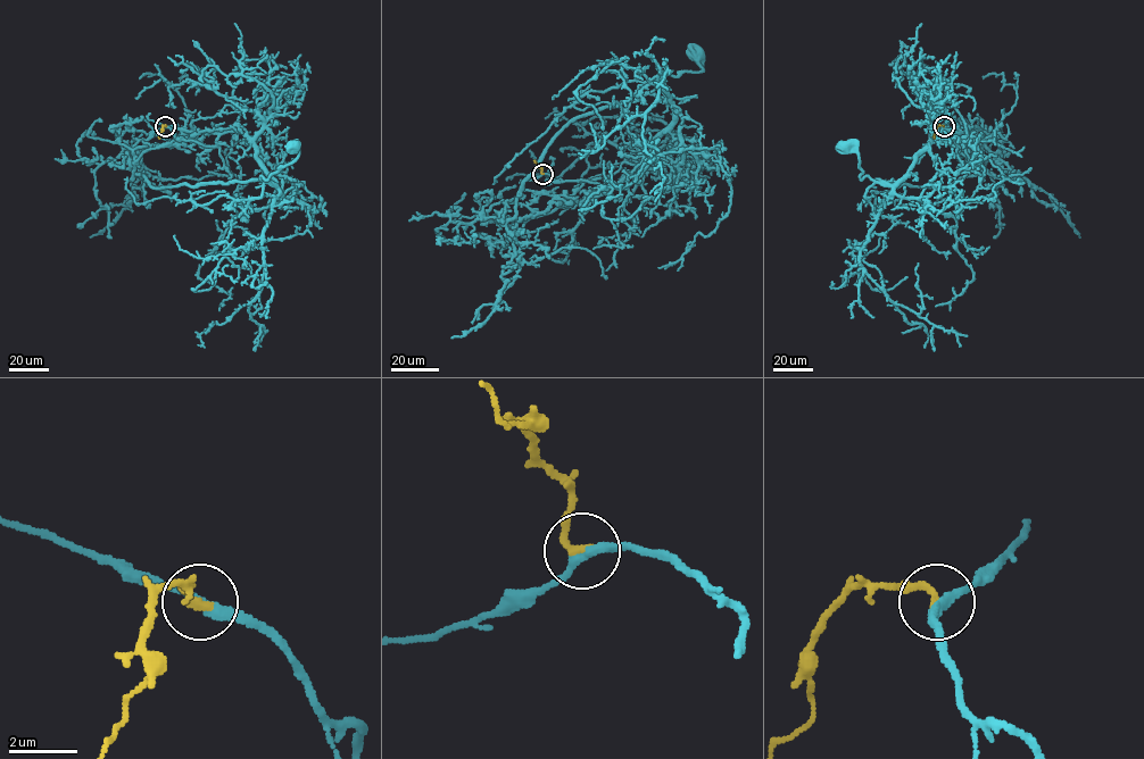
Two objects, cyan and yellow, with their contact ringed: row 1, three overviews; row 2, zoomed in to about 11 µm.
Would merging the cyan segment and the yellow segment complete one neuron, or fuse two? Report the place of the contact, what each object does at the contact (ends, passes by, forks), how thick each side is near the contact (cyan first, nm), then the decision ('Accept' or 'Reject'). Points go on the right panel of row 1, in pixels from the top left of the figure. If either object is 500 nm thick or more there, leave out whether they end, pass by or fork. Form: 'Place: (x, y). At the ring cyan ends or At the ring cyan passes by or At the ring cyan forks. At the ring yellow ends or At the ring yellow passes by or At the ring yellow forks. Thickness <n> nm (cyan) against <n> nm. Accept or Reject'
Place: (944, 126). At the ring cyan passes by. At the ring yellow ends. Thickness 280 nm (cyan) against 260 nm. Accept

